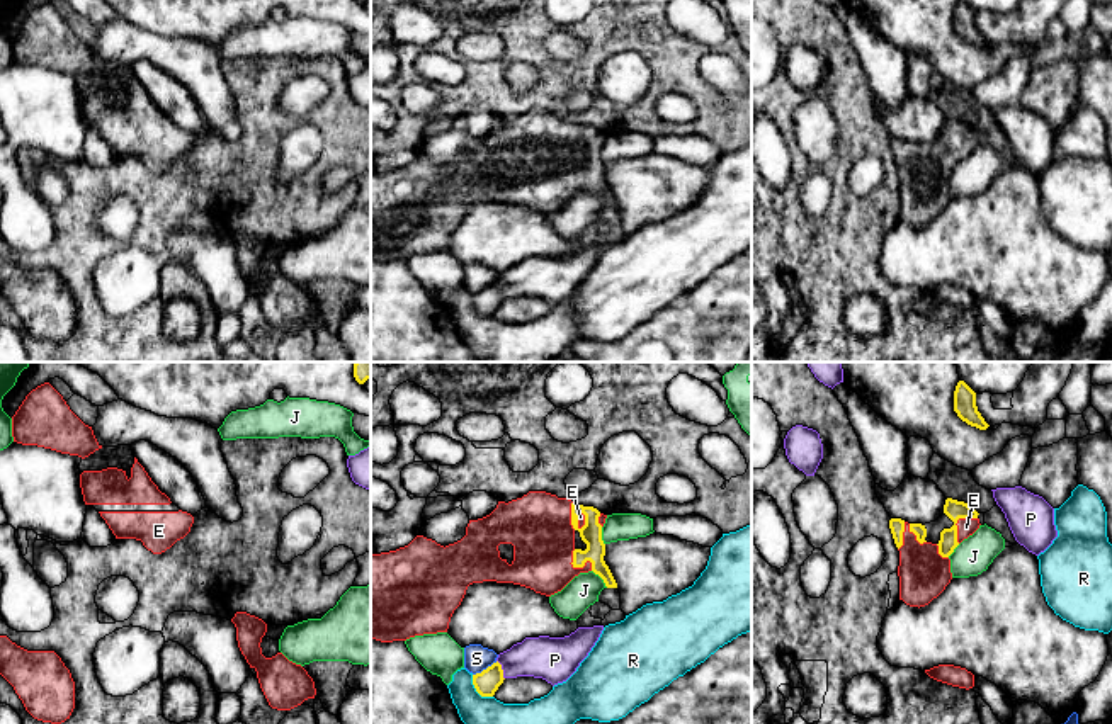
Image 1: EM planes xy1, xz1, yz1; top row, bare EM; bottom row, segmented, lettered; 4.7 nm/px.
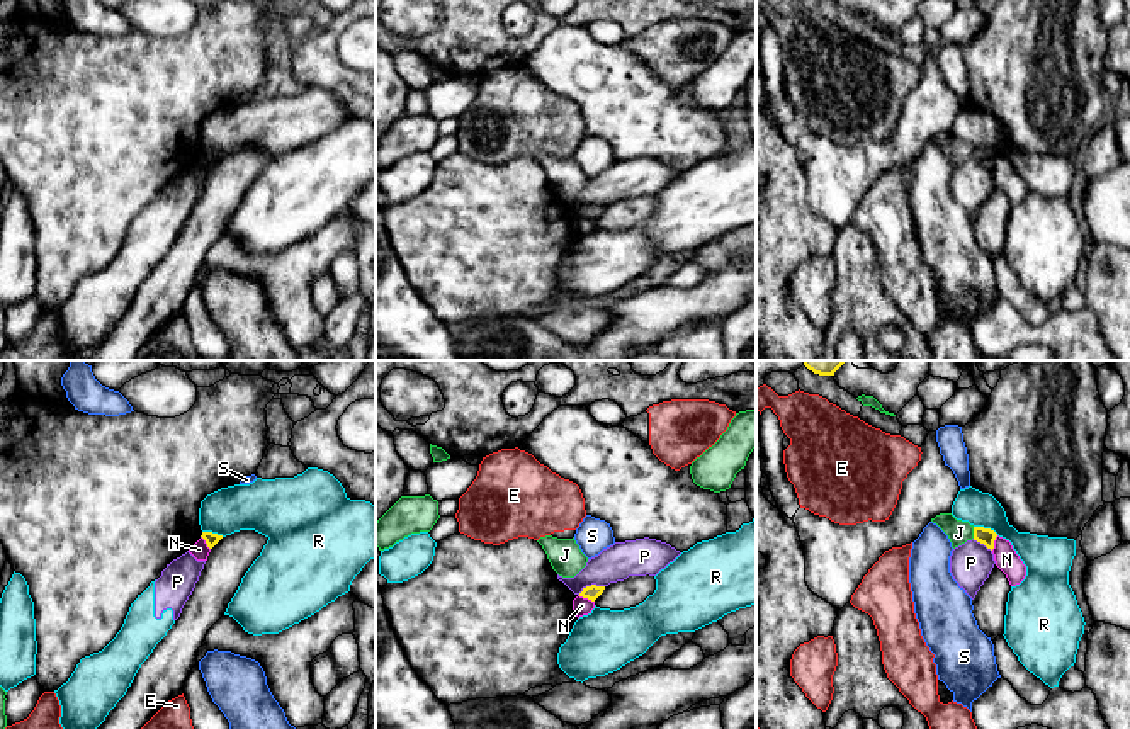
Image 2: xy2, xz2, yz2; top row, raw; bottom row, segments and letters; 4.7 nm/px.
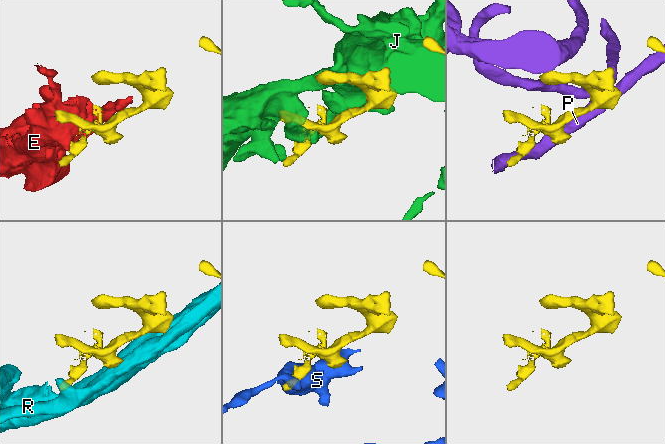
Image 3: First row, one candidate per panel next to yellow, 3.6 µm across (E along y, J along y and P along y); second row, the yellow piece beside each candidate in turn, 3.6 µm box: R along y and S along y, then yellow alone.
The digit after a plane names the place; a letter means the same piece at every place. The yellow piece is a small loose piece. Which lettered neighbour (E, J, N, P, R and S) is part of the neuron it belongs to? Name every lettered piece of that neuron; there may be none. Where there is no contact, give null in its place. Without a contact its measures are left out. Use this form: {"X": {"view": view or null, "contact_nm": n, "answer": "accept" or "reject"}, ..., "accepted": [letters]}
{"E": {"view": "xz1", "contact_nm": 140, "answer": "accept"}, "J": {"view": "xz1", "contact_nm": 120, "answer": "reject"}, "N": {"view": "xz2", "contact_nm": 90, "answer": "reject"}, "P": {"view": "xz2", "contact_nm": 130, "answer": "reject"}, "R": {"view": "xz1", "contact_nm": 150, "answer": "reject"}, "S": {"view": "xz1", "contact_nm": 140, "answer": "reject"}, "accepted": ["E"]}

